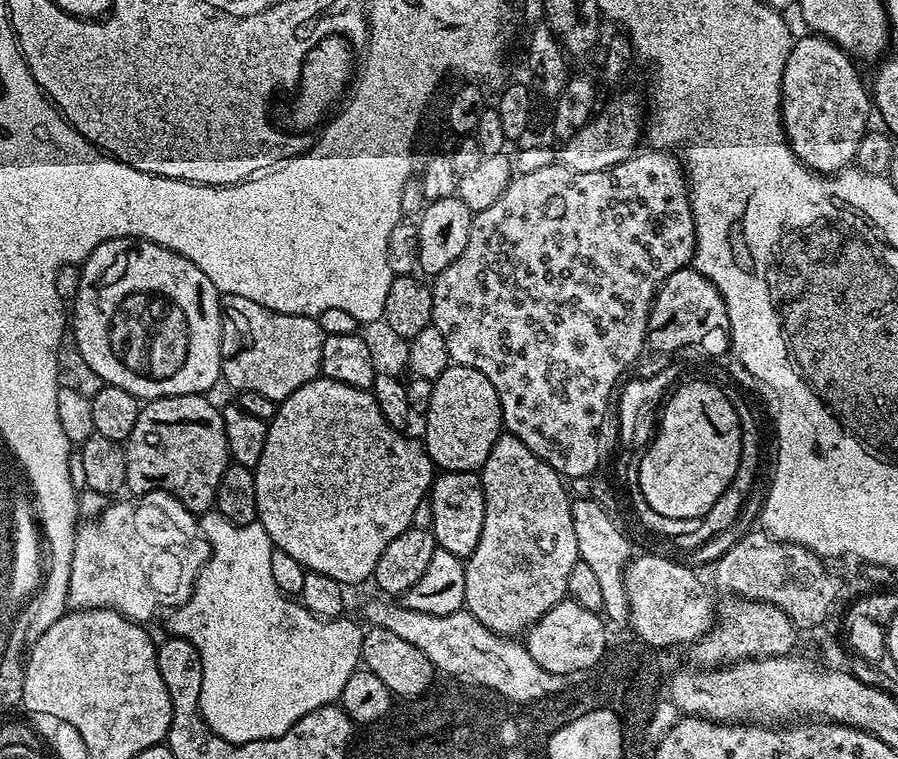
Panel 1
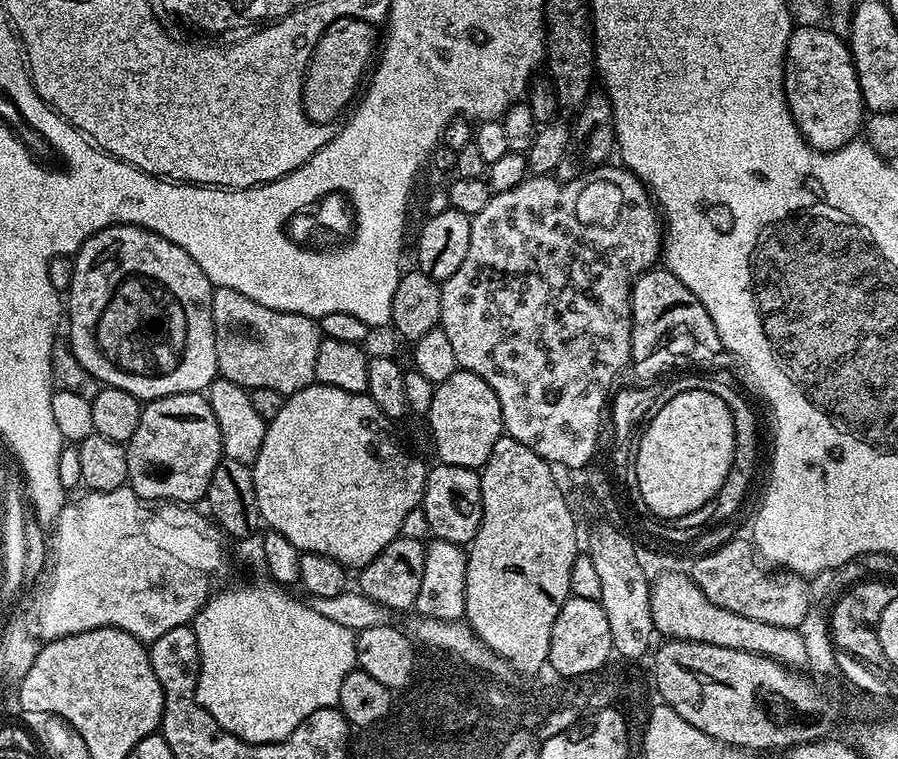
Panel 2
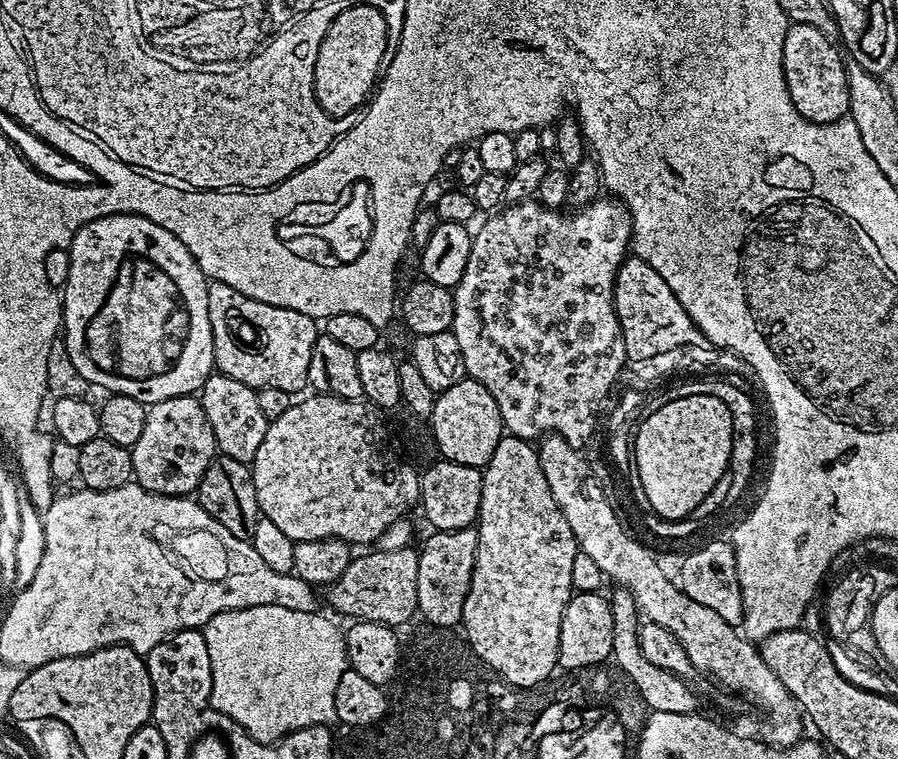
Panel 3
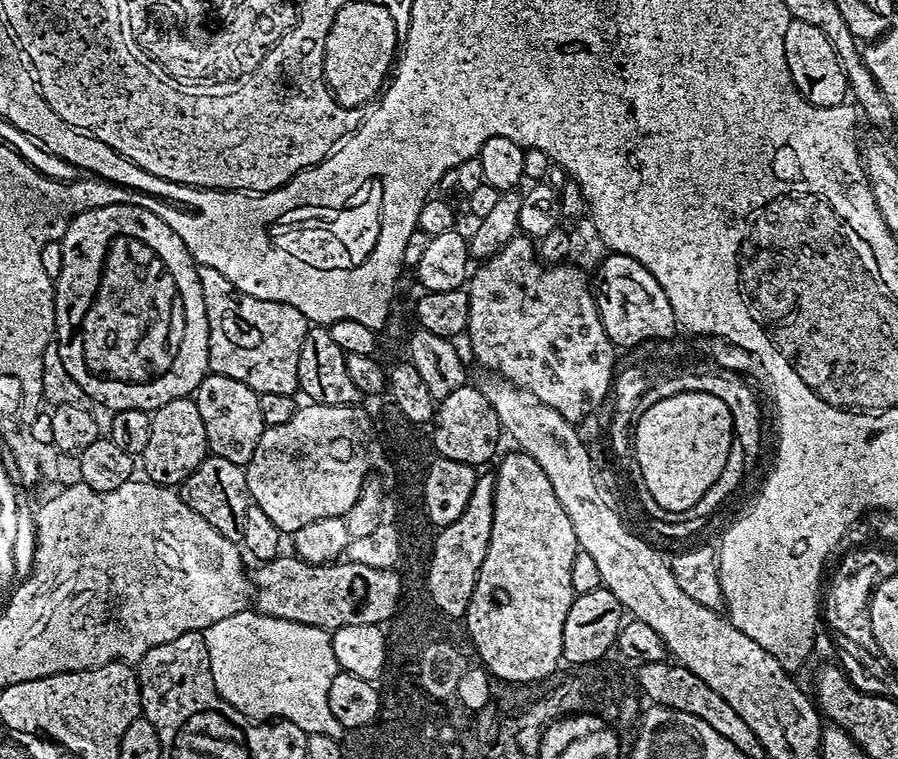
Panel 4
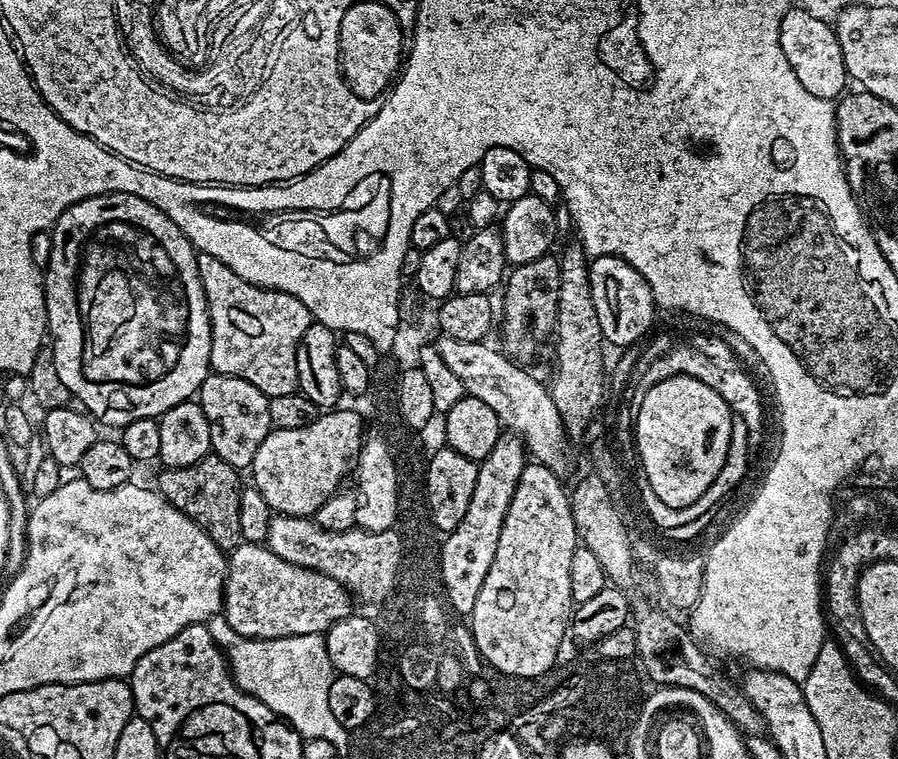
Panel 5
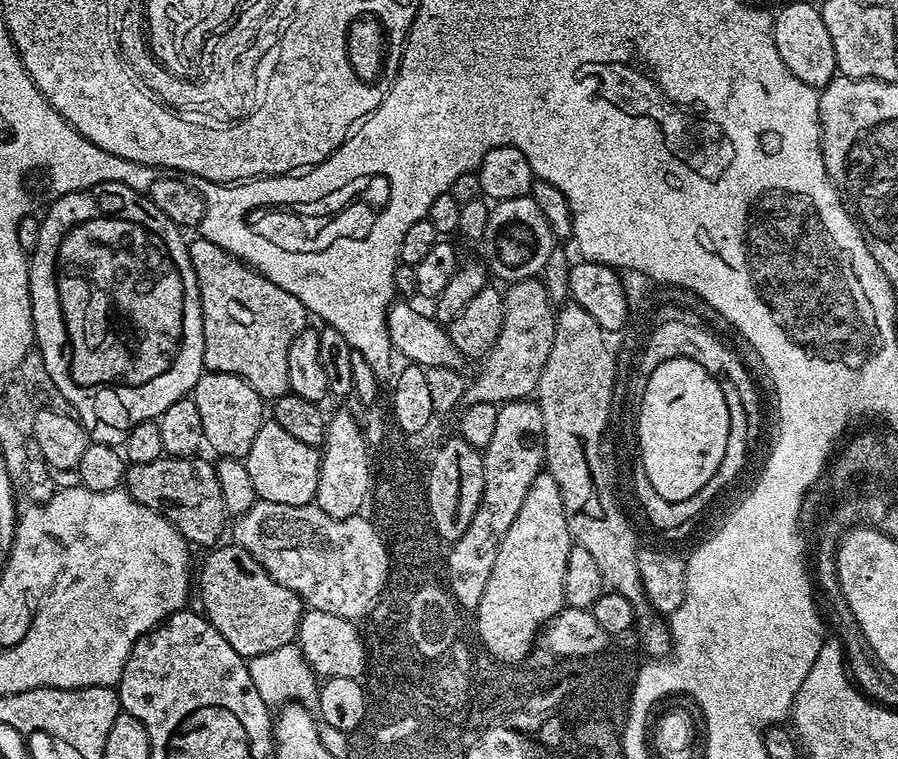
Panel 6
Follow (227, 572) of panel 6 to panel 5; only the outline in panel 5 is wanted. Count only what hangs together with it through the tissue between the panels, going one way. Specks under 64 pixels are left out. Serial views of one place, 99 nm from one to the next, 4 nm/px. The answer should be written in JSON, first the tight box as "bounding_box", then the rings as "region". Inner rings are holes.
{"bounding_box":[222,542,354,640],"region":[[[241,542],[231,549],[227,557],[228,575],[224,577],[224,603],[222,615],[224,621],[239,634],[255,640],[273,640],[287,636],[318,636],[328,631],[334,622],[353,615],[354,596],[343,584],[321,572],[315,572],[302,566],[278,558],[264,544]]]}

